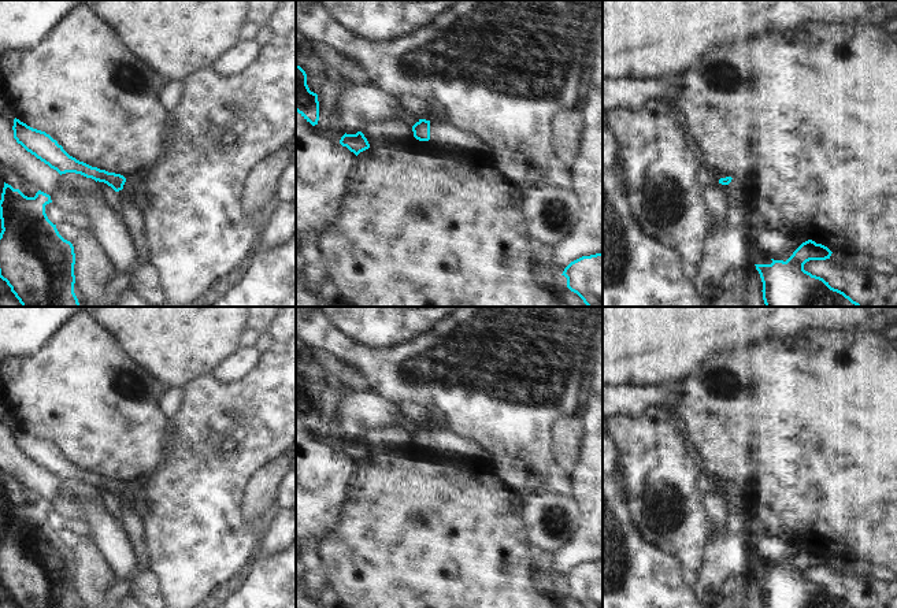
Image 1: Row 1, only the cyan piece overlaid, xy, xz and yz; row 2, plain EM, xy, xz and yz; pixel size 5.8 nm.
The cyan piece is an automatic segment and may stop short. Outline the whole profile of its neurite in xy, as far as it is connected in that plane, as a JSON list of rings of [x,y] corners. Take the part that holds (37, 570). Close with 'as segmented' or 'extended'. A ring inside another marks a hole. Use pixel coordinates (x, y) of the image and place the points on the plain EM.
[[[4,489],[0,507],[0,585],[19,608],[78,608],[74,600],[74,553],[48,526],[45,512],[49,509],[51,503],[41,497],[27,504]]]; as segmented

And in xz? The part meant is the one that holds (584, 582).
[[[603,560],[582,563],[563,578],[567,594],[583,608],[603,608]]]; as segmented

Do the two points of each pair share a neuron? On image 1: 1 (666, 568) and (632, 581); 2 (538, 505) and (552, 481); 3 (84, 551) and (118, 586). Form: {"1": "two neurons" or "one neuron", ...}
{"1": "one neuron", "2": "two neurons", "3": "two neurons"}

